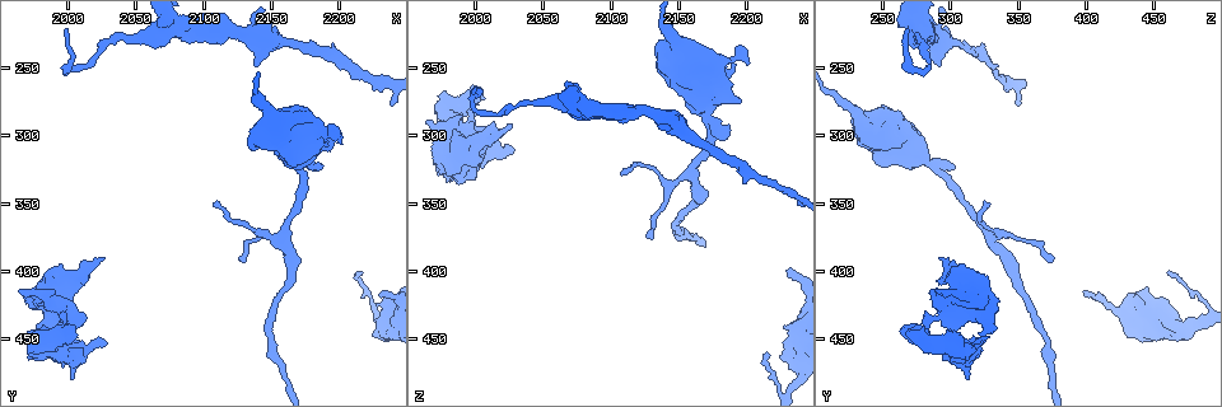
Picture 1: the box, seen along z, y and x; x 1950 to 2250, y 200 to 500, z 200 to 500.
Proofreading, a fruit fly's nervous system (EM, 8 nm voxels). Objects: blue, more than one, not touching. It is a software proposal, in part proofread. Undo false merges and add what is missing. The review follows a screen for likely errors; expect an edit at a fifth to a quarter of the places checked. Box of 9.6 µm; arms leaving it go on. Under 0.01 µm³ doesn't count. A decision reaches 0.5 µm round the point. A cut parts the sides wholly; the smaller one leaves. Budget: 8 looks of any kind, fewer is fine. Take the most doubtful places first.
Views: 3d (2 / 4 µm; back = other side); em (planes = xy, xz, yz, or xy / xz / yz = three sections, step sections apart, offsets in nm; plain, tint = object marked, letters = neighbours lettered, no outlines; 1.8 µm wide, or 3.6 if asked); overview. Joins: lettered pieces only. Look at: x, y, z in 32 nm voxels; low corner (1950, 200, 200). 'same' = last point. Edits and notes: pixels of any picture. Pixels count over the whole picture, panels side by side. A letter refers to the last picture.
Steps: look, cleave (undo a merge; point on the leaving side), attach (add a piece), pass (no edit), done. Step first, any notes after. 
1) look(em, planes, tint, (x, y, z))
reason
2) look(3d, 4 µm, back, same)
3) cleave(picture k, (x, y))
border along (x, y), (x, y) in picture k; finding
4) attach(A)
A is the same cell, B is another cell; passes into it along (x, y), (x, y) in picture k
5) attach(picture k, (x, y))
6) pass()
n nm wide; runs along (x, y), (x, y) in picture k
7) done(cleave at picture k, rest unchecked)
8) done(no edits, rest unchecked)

look(em, xz, step 4, tint, (2192, 306, 248))
thick end

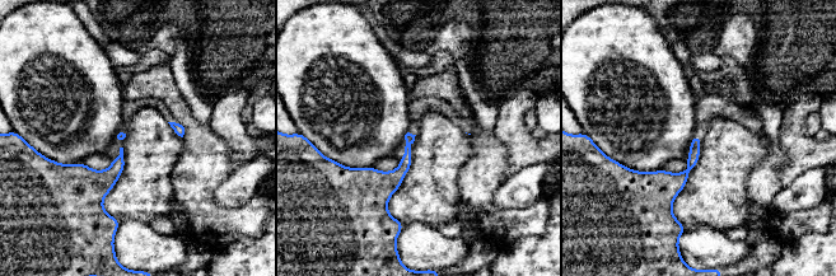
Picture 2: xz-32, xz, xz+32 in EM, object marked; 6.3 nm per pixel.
look(em, planes, letters, same)
cut it another way

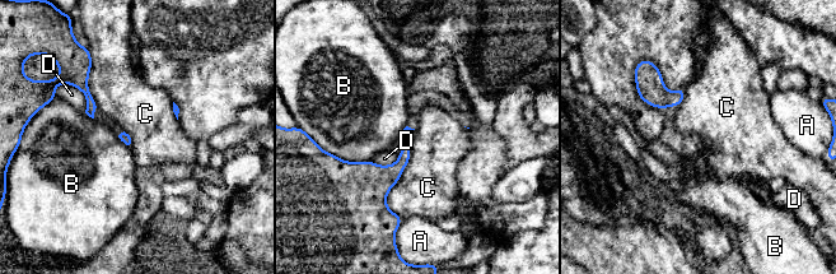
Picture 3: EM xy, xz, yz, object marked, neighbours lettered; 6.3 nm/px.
pass()
C touches over 460 nm; A, B, C and D are other cells; border along (411, 149), (386, 199), (402, 219) in picture 3; none of them fits

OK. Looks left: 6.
look(3d, 2 µm, (1998, 252, 276))
sharp bend

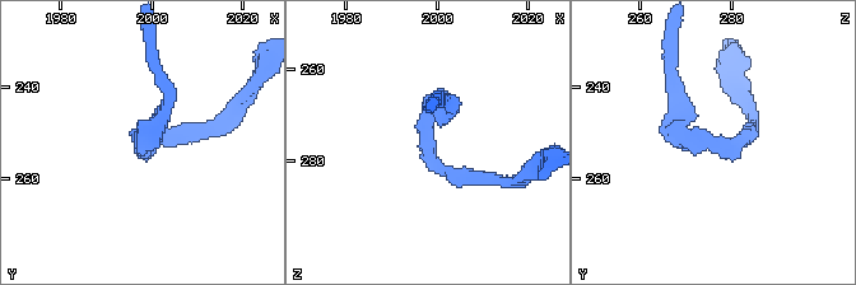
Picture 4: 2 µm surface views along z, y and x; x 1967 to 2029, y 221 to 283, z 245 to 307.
look(em, 3.6 µm, planes, plain, (1998, 251, 277))

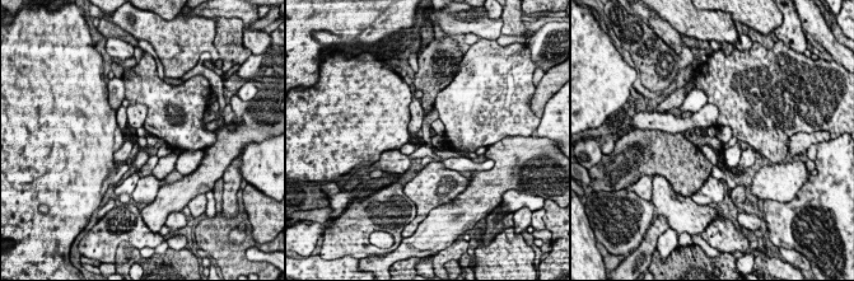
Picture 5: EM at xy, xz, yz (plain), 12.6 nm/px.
look(em, 3.6 µm, planes, letters, same)
what lies round it

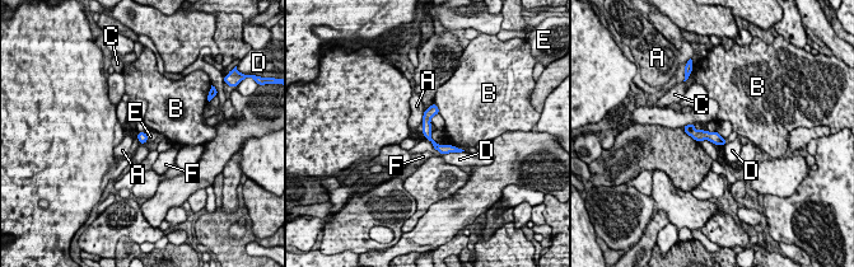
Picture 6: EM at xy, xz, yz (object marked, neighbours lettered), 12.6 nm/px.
pass()
130 nm wide; A, B, C, D, E and F are other cells; runs along (433, 107), (428, 136), (438, 148), (454, 149) in picture 6; one neuron here

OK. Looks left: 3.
look(3d, 4 µm, (2054, 230, 274))
thick turns thin

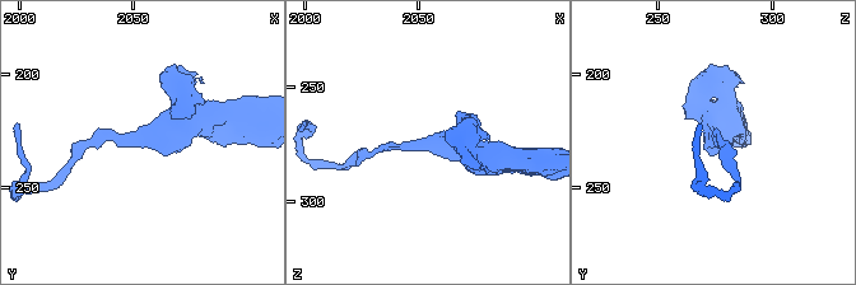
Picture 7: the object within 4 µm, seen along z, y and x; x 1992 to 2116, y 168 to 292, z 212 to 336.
look(em, planes, letters, (2055, 231, 276))
now the EM

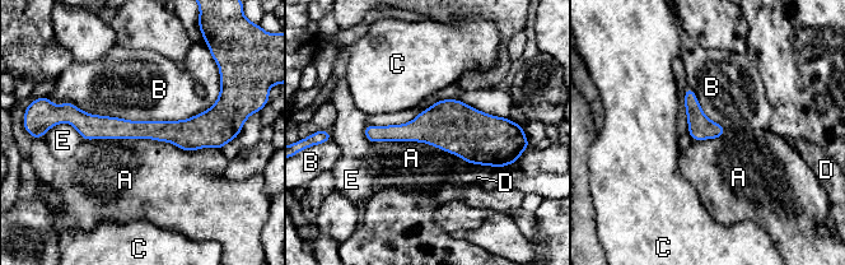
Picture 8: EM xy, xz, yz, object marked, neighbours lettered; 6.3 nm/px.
pass()
A, B, C, D and E are other cells; border along (83, 139), (214, 149) in picture 8; continuous, no second neuron

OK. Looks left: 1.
done(no edits, rest unchecked)

